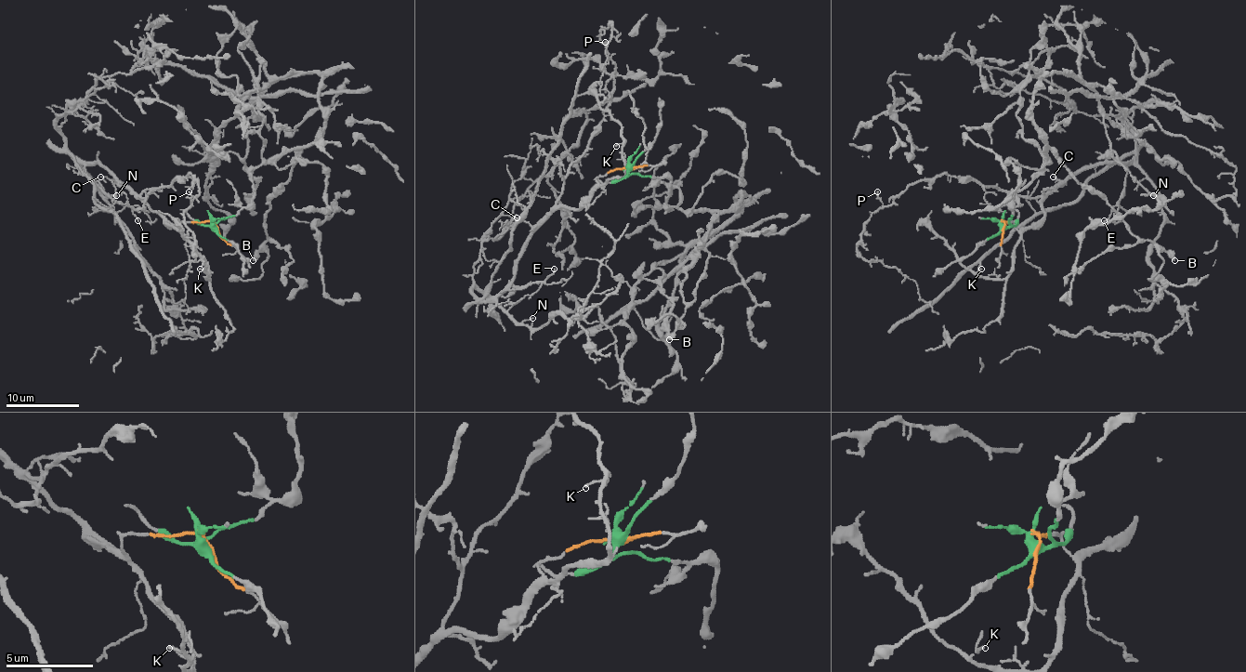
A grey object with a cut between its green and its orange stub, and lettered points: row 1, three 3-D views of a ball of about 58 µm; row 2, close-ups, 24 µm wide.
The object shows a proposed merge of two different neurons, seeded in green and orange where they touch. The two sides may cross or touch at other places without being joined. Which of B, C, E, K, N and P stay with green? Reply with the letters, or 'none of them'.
B

